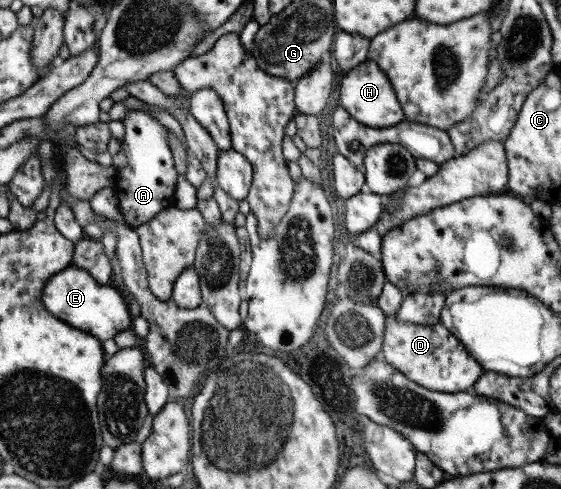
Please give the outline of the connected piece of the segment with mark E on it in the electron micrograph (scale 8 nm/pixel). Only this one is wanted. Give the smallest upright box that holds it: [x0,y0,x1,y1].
[40,262,132,341]

